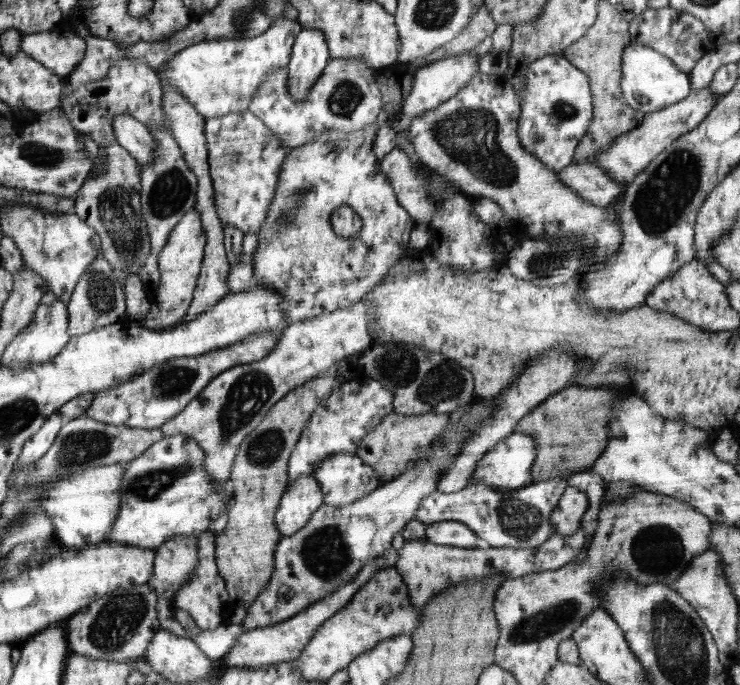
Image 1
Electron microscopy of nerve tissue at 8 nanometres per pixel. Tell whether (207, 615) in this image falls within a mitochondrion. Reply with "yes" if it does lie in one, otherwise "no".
no

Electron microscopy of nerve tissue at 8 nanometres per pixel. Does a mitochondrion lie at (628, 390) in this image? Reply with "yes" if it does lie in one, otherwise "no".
no

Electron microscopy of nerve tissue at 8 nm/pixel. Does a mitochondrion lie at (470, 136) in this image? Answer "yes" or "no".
yes

